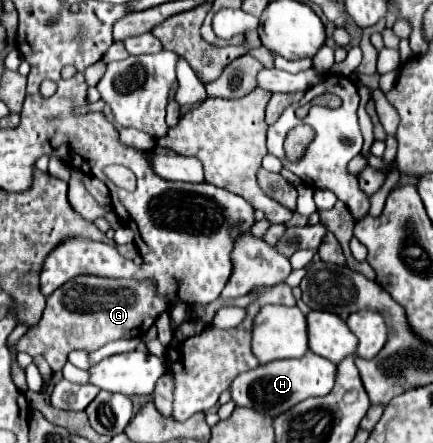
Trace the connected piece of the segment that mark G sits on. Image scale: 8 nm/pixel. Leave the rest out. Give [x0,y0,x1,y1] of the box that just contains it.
[16,274,168,372]

